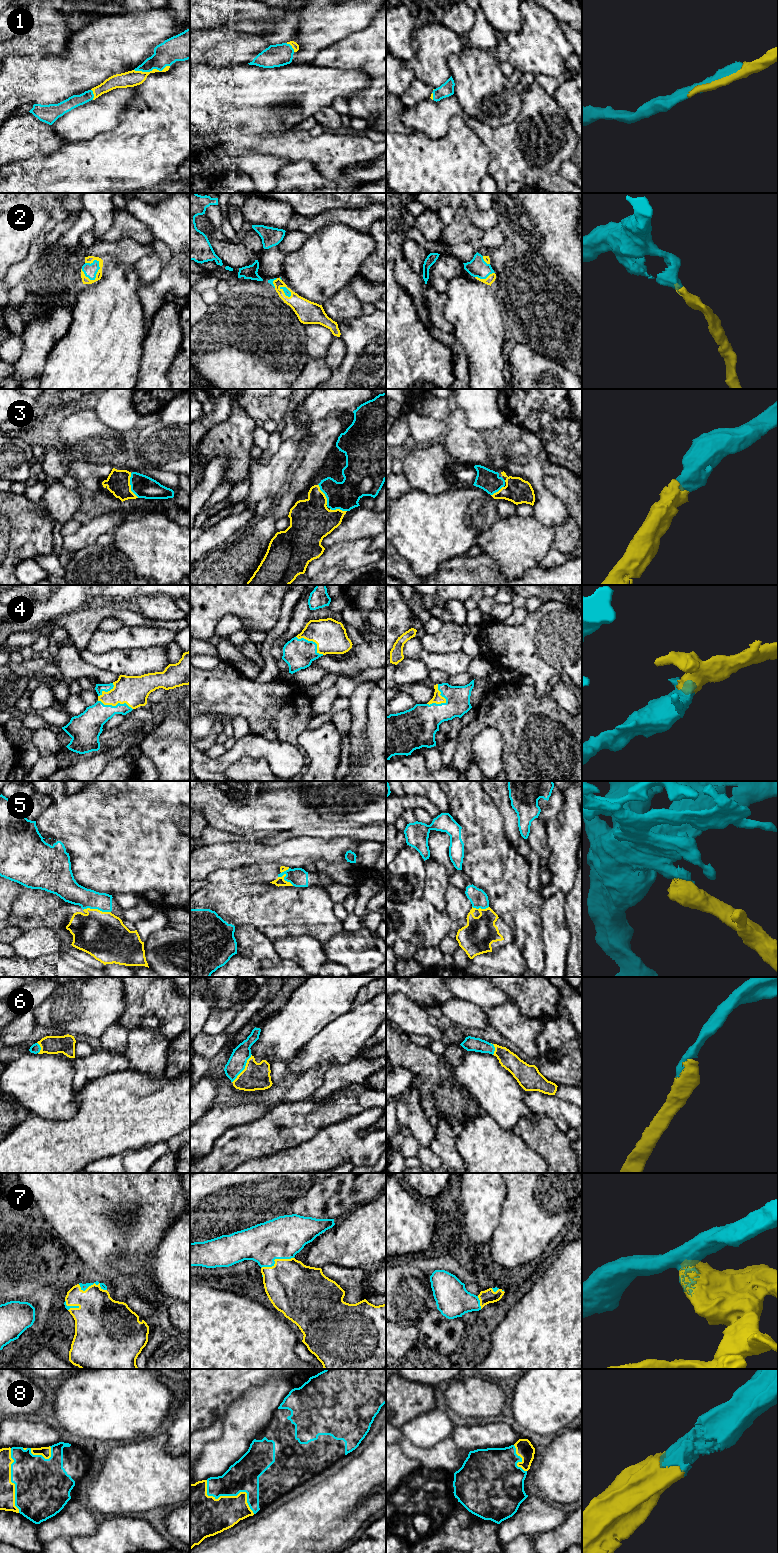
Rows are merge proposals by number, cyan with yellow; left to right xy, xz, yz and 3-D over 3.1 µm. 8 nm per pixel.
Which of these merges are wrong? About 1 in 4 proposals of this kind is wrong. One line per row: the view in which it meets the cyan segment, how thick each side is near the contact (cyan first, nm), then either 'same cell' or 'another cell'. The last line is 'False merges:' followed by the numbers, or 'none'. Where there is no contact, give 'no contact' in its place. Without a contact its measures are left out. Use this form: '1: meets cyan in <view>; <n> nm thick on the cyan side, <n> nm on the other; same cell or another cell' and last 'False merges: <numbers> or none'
1: meets cyan in xy; 190 nm thick on the cyan side, 130 nm on the other; same cell
2: meets cyan in xy; 110 nm thick on the cyan side, 60 nm on the other; same cell
3: meets cyan in xy; 180 nm thick on the cyan side, 190 nm on the other; same cell
4: meets cyan in yz; 280 nm thick on the cyan side, 80 nm on the other; same cell
5: meets cyan in xz; 160 nm thick on the cyan side, 70 nm on the other; another cell
6: meets cyan in xz; 150 nm thick on the cyan side, 220 nm on the other; same cell
7: meets cyan in xz; 340 nm thick on the cyan side, 400 nm on the other; same cell
8: meets cyan in xz; 260 nm thick on the cyan side, 320 nm on the other; same cell
False merges: 5

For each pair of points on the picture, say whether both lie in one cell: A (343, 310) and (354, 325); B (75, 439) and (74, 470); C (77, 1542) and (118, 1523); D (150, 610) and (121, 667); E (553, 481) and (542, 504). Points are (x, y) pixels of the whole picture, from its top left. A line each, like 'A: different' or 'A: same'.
A: different
B: different
C: same
D: different
E: different

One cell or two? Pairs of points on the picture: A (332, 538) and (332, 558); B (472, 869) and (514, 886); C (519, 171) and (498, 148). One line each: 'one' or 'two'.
A: two
B: one
C: one

